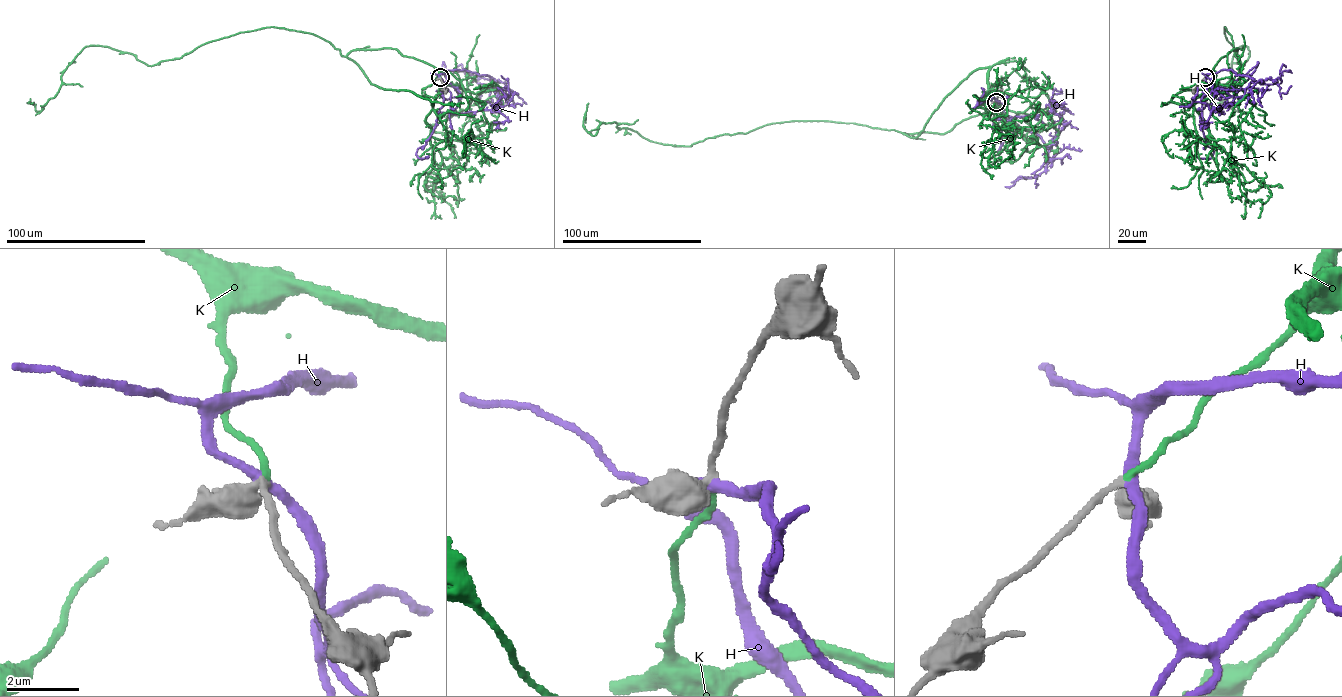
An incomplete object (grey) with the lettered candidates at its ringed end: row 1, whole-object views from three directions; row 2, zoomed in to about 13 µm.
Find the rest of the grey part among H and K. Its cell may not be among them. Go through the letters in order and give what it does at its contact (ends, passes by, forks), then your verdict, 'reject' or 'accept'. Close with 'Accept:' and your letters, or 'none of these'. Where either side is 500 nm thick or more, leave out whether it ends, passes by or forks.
H: it passes by; reject
K: it ends there; accept
Accept: K

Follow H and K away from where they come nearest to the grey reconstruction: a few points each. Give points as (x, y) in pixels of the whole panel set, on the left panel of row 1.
H: (440, 78), (439, 75), (455, 70), (489, 76), (495, 80), (501, 102), (490, 110), (457, 114), (437, 112)
K: (440, 77), (395, 49), (344, 56), (268, 27), (151, 66), (85, 46), (33, 103)

